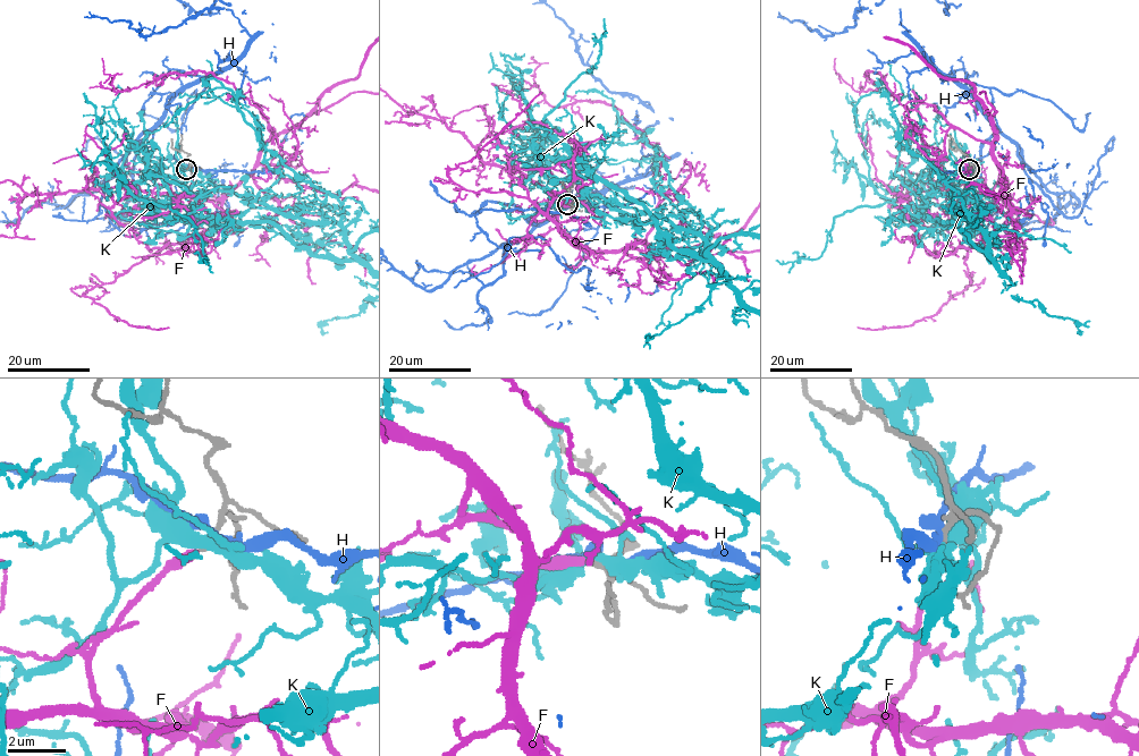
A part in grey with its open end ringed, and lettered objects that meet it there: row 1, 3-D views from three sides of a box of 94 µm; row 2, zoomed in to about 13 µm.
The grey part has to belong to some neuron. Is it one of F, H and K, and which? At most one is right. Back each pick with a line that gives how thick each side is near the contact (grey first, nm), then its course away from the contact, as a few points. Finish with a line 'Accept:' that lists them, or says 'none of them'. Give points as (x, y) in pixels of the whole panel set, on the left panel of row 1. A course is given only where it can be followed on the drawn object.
F: Thickness 200 nm (grey) against 360 nm
Accept: F

